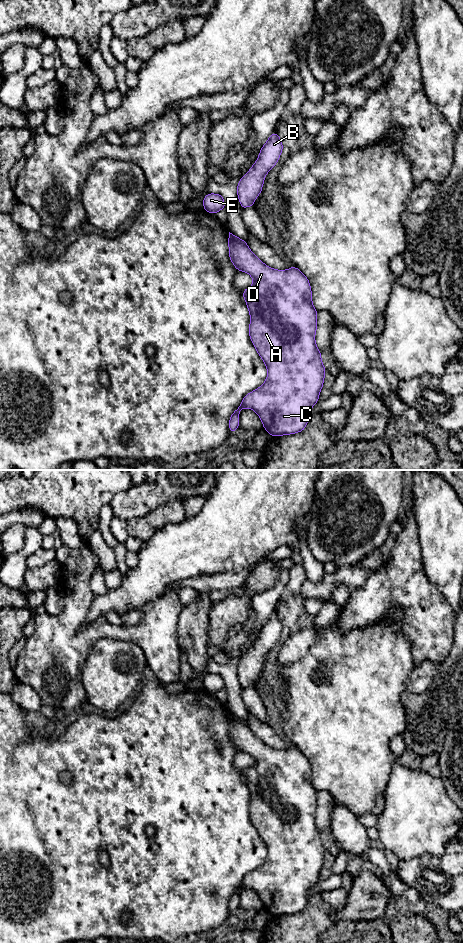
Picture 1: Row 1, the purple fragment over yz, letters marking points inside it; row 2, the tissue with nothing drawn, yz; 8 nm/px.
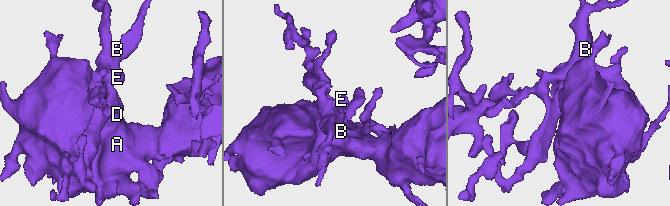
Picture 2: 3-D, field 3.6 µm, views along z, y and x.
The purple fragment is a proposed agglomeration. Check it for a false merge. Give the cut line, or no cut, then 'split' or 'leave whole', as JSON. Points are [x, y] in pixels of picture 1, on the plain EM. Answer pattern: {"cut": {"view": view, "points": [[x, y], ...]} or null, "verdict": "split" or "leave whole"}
{"cut": null, "verdict": "leave whole"}

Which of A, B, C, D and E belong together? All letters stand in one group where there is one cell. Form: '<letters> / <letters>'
A B C D E

